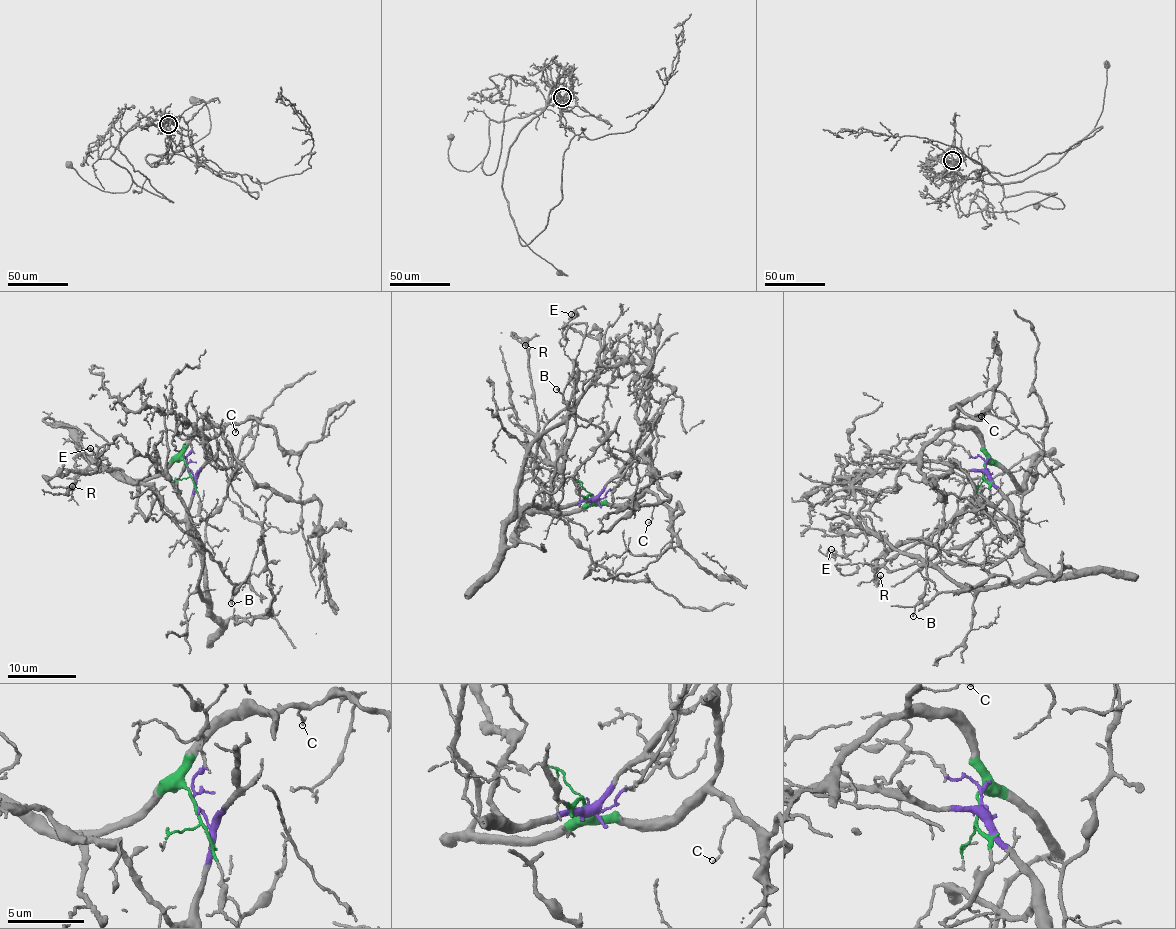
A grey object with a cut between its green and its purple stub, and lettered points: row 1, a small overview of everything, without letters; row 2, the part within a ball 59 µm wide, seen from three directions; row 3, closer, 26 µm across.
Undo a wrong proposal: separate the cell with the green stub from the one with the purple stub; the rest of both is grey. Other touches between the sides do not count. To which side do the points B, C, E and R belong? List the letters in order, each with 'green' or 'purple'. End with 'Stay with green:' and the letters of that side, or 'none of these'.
B: green
C: green
E: purple
R: purple
Stay with green: B, C

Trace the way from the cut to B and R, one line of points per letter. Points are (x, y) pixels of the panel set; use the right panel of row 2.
B: (984, 469), (977, 435), (964, 426), (924, 447), (919, 471), (934, 478), (944, 503), (913, 617)
R: (984, 469), (1006, 500), (1005, 517), (962, 507), (877, 569), (876, 585), (879, 575)

